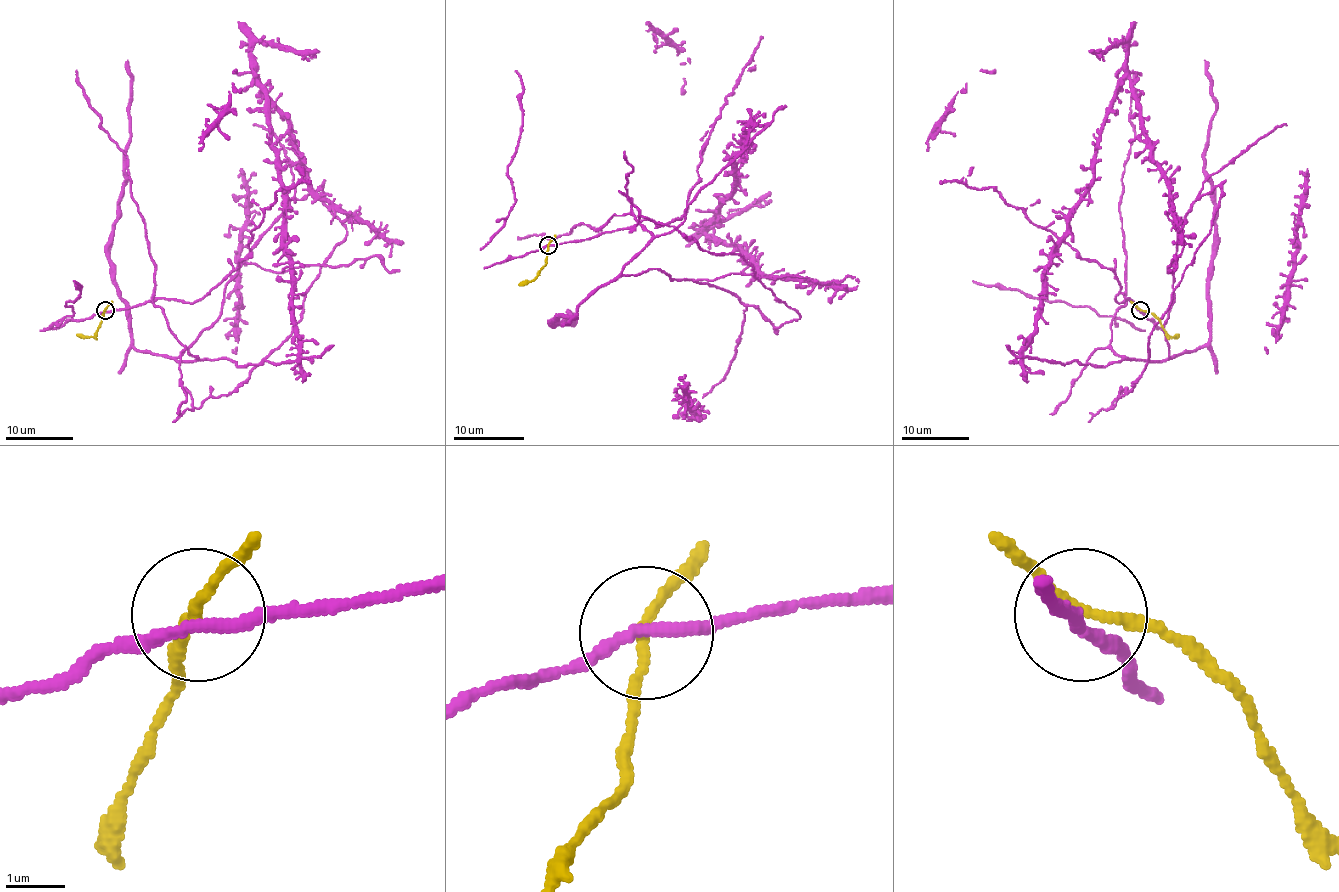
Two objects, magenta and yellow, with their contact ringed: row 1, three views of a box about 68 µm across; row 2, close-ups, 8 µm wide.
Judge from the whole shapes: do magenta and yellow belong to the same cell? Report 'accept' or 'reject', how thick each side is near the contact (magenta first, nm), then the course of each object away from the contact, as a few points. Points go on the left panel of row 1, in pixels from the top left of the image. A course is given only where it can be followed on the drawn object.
reject; 220 nm thick on the magenta side, 160 nm on the other; magenta runs (106, 312), (153, 301), (202, 359), (304, 357), (284, 186), (255, 79), (314, 191), (401, 242); yellow runs (106, 310), (92, 337), (80, 337), (77, 334)

